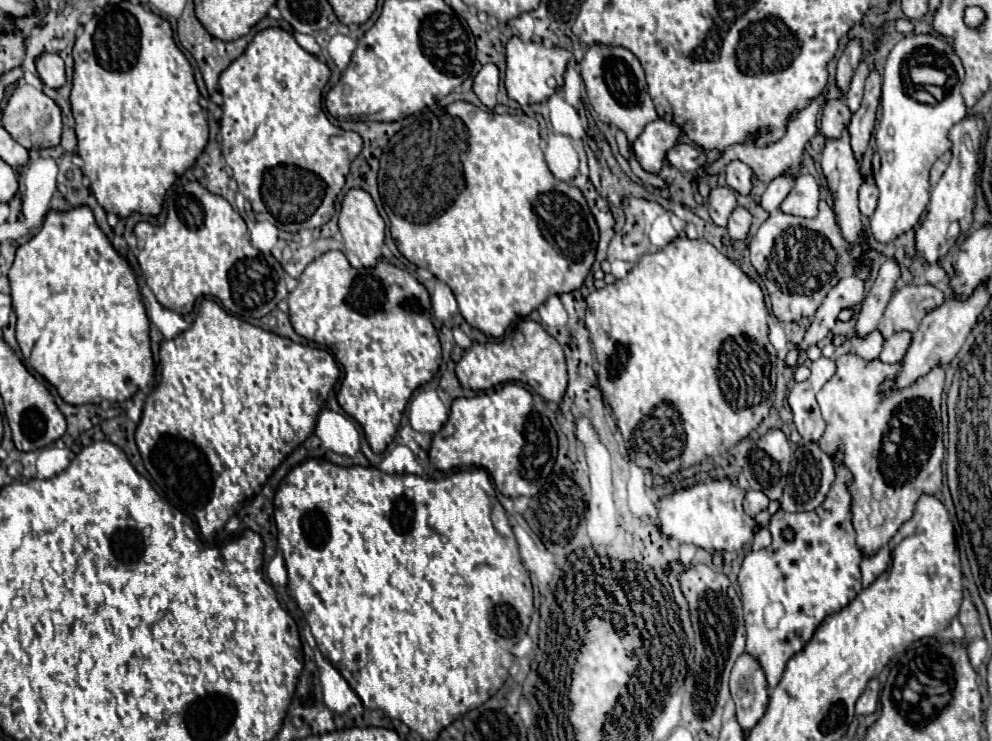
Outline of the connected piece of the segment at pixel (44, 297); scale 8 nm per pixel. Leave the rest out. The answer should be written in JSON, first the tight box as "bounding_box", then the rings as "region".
{"bounding_box":[8,206,154,404],"region":[[[76,206],[72,210],[66,210],[66,212],[50,210],[46,214],[46,220],[44,220],[40,232],[34,238],[30,238],[26,244],[18,246],[16,258],[14,258],[14,264],[10,268],[8,278],[10,278],[10,286],[12,286],[12,306],[14,306],[14,312],[18,316],[16,340],[18,340],[18,346],[22,350],[24,364],[34,368],[40,376],[44,376],[68,404],[88,404],[88,402],[98,404],[102,400],[122,402],[126,398],[132,398],[144,386],[154,384],[154,360],[152,360],[150,336],[148,336],[150,322],[148,322],[148,316],[146,316],[146,308],[140,300],[140,290],[138,290],[134,272],[132,272],[130,264],[114,250],[114,246],[110,244],[106,234],[98,228],[98,224],[94,220],[94,212],[88,206]]]}

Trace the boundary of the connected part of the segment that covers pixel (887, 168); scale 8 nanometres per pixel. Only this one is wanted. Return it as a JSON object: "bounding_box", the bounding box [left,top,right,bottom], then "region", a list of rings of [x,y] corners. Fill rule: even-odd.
{"bounding_box":[870,34,966,244],"region":[[[920,34],[920,36],[906,36],[902,38],[890,52],[884,74],[882,74],[882,118],[876,130],[878,154],[882,158],[880,172],[876,176],[876,186],[880,190],[878,208],[870,218],[870,232],[876,242],[888,244],[900,238],[902,234],[910,232],[920,216],[924,214],[930,202],[930,184],[928,174],[932,164],[950,150],[948,132],[950,128],[966,116],[966,104],[960,94],[960,74],[964,68],[954,54],[952,46],[936,34]],[[932,66],[940,68],[948,74],[944,84],[944,98],[934,98],[924,88],[912,82],[912,68]]]}

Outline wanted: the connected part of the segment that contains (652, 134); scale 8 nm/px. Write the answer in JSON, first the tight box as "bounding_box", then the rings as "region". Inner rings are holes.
{"bounding_box":[632,118,680,174],"region":[[[662,118],[650,122],[632,144],[634,156],[640,162],[640,166],[648,172],[658,174],[666,152],[676,144],[678,136],[680,136],[680,128],[676,124],[666,122]]]}

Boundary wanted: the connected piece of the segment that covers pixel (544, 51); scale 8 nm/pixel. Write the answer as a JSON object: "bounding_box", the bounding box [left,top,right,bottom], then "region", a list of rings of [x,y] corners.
{"bounding_box":[506,36,572,106],"region":[[[512,36],[506,44],[506,92],[520,106],[536,104],[550,98],[558,86],[562,86],[562,74],[572,54],[564,48],[546,48],[542,42],[522,42]]]}

